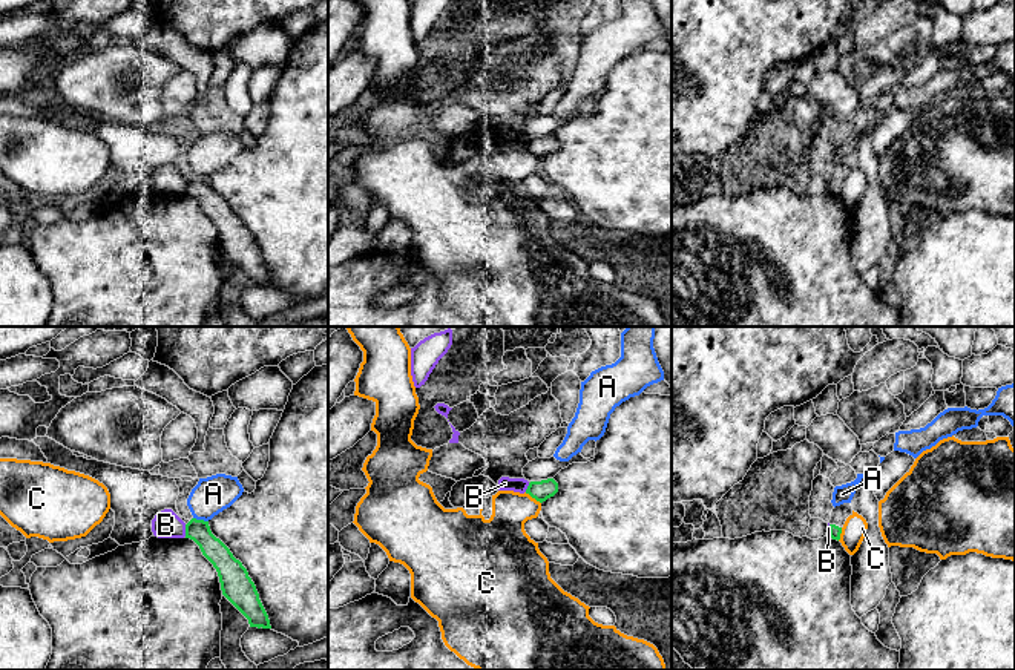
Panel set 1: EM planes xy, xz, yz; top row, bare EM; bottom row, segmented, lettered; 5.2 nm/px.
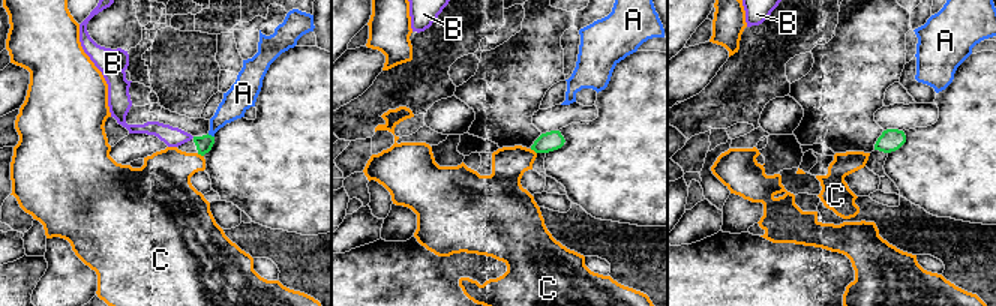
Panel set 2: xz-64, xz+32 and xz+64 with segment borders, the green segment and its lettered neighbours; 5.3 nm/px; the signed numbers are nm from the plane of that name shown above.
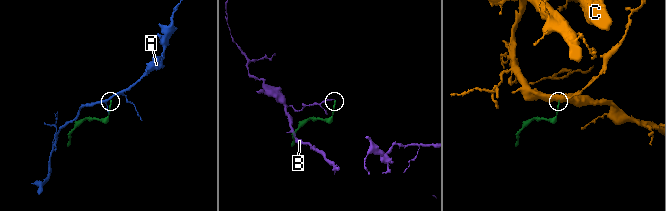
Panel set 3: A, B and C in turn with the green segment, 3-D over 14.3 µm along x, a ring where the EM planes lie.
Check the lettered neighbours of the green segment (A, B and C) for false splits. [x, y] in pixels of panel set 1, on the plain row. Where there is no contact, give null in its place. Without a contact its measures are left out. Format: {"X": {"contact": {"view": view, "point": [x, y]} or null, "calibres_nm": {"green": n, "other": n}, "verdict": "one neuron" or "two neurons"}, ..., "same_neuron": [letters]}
{"A": {"contact": {"view": "xy", "point": [201, 177]}, "calibres_nm": {"green": 120, "other": 190}, "verdict": "two neurons"}, "B": {"contact": {"view": "xy", "point": [186, 187]}, "calibres_nm": {"green": 120, "other": 140}, "verdict": "two neurons"}, "C": {"contact": {"view": "xz", "point": [532, 154]}, "calibres_nm": {"green": 100, "other": 220}, "verdict": "two neurons"}, "same_neuron": []}

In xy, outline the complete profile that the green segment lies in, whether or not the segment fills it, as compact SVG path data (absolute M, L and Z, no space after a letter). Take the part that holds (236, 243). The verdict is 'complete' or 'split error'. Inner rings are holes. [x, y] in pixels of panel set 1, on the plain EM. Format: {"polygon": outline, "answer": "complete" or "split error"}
{"polygon": "M192 175L186 181L186 195L193 196L218 228L222 251L248 276L250 284L271 285L247 225L230 205L216 195L209 178Z", "answer": "complete"}

